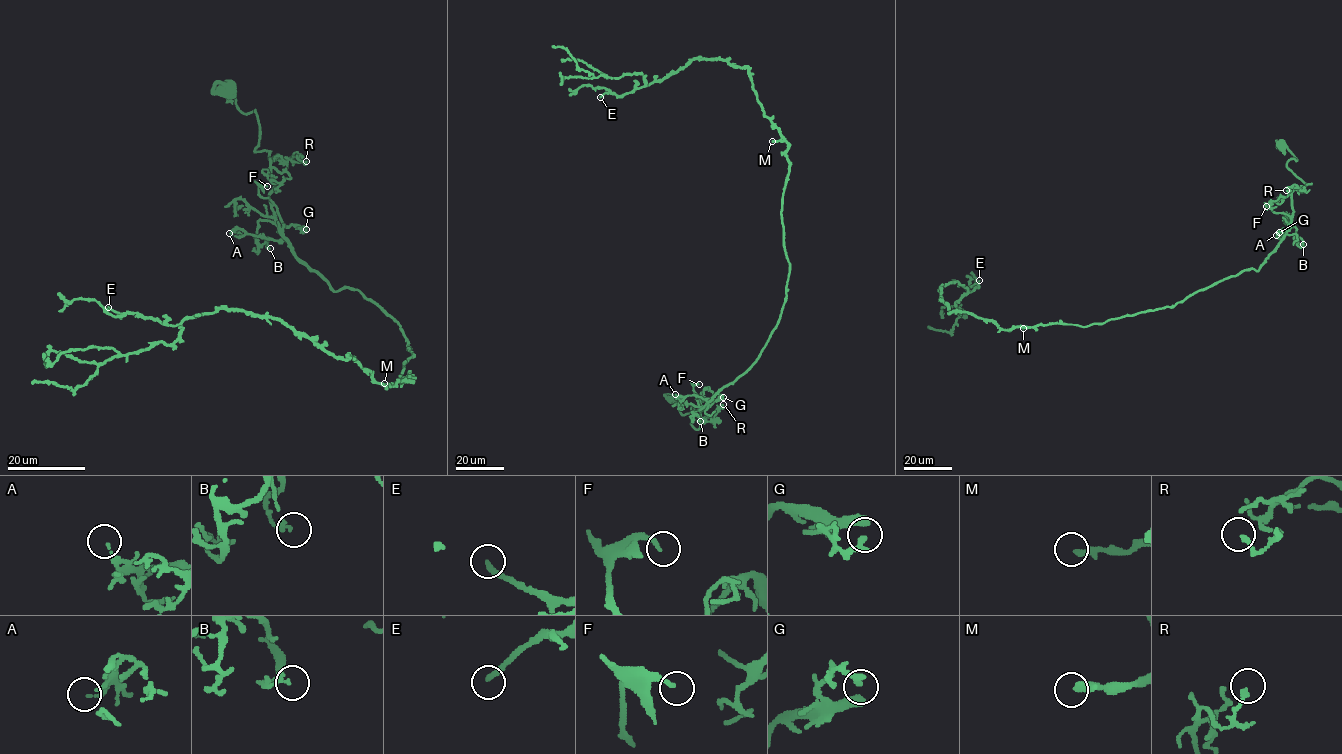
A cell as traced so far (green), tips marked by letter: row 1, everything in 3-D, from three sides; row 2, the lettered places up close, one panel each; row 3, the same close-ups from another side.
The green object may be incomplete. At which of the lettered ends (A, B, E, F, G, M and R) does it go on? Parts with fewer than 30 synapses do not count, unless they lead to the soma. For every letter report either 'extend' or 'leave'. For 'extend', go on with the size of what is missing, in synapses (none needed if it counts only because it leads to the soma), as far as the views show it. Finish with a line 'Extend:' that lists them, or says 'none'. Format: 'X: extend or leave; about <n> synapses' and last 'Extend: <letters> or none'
A: leave
B: leave
E: leave
F: leave
G: leave
M: leave
R: leave
Extend: none

